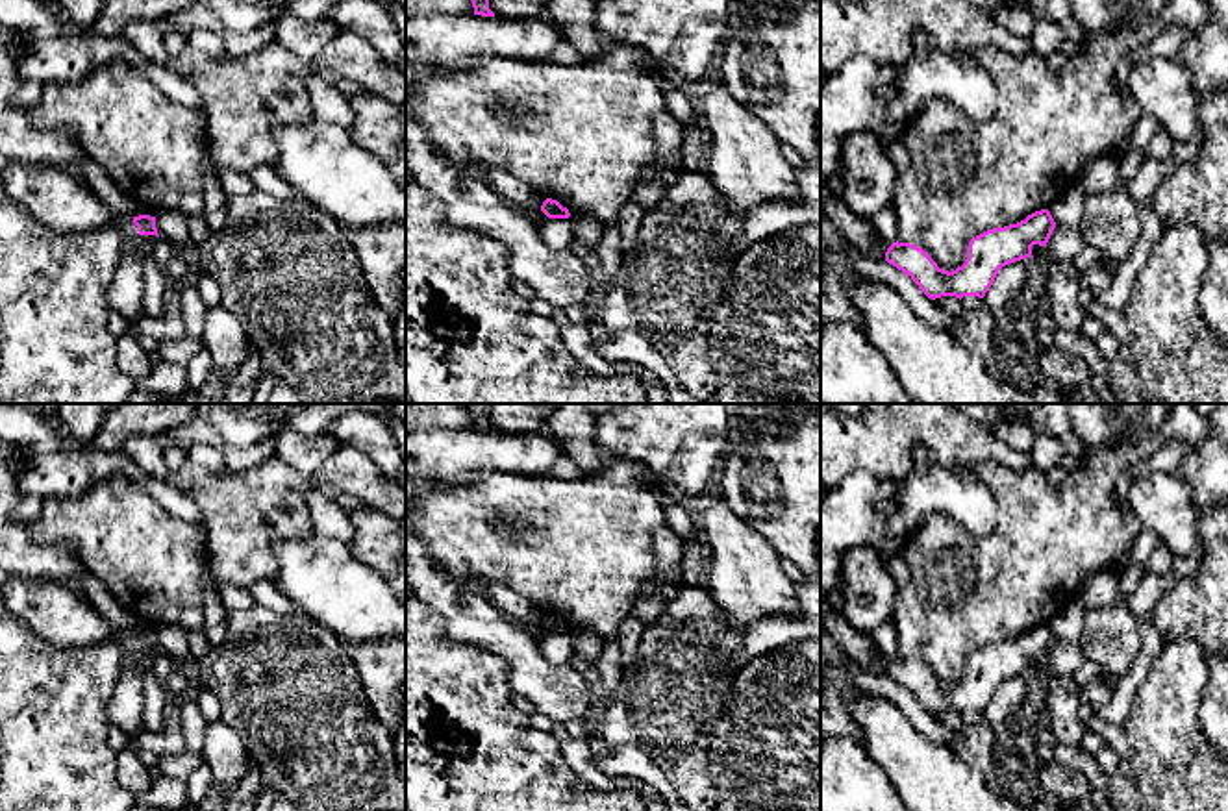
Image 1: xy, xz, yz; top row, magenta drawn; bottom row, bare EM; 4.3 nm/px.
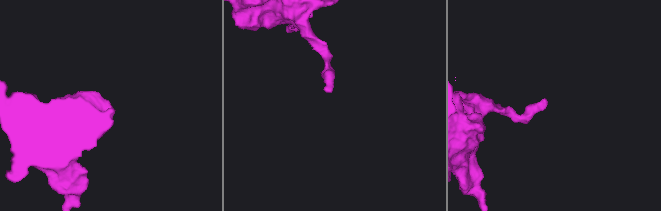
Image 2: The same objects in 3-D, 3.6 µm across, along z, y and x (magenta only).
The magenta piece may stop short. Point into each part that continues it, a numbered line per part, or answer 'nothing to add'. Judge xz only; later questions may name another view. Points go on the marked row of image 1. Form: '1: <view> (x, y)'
nothing to add

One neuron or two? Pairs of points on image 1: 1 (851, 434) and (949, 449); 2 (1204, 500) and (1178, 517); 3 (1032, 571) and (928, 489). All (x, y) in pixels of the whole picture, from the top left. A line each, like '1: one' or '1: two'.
1: one
2: two
3: two

